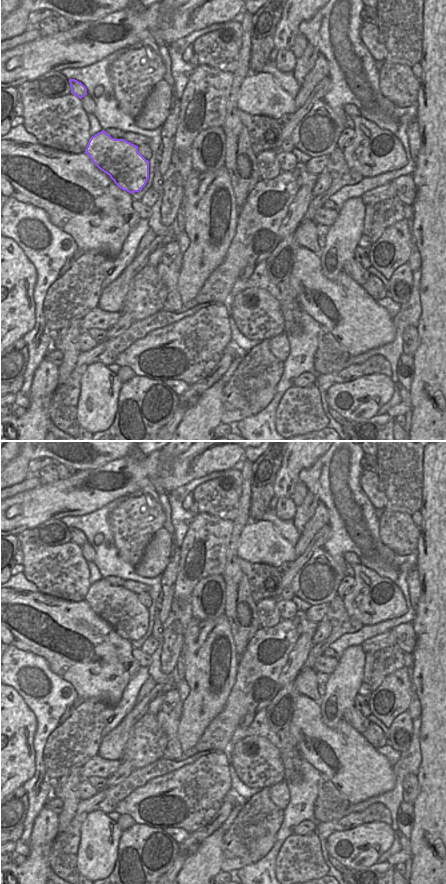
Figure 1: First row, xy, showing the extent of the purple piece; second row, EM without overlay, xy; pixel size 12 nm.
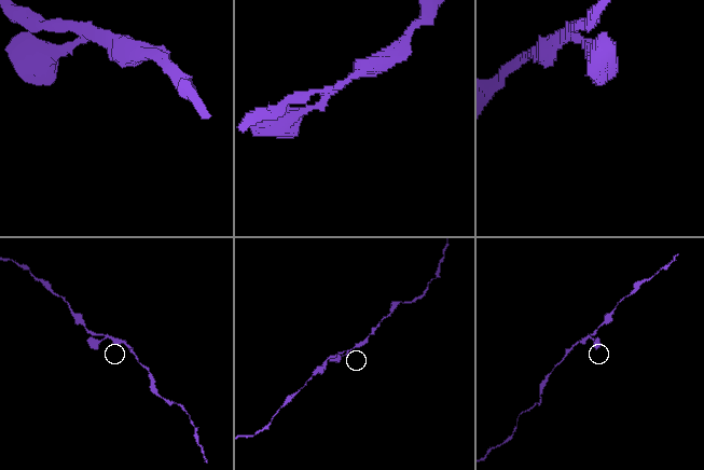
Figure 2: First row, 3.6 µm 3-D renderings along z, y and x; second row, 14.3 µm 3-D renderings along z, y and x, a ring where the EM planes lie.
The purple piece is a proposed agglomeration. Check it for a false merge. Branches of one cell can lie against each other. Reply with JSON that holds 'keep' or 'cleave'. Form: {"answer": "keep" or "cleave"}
{"answer": "keep"}

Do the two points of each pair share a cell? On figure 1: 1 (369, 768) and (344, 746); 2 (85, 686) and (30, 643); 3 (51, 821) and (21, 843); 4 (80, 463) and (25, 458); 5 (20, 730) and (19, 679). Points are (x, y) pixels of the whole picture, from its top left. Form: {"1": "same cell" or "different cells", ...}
{"1": "same cell", "2": "same cell", "3": "different cells", "4": "same cell", "5": "different cells"}

